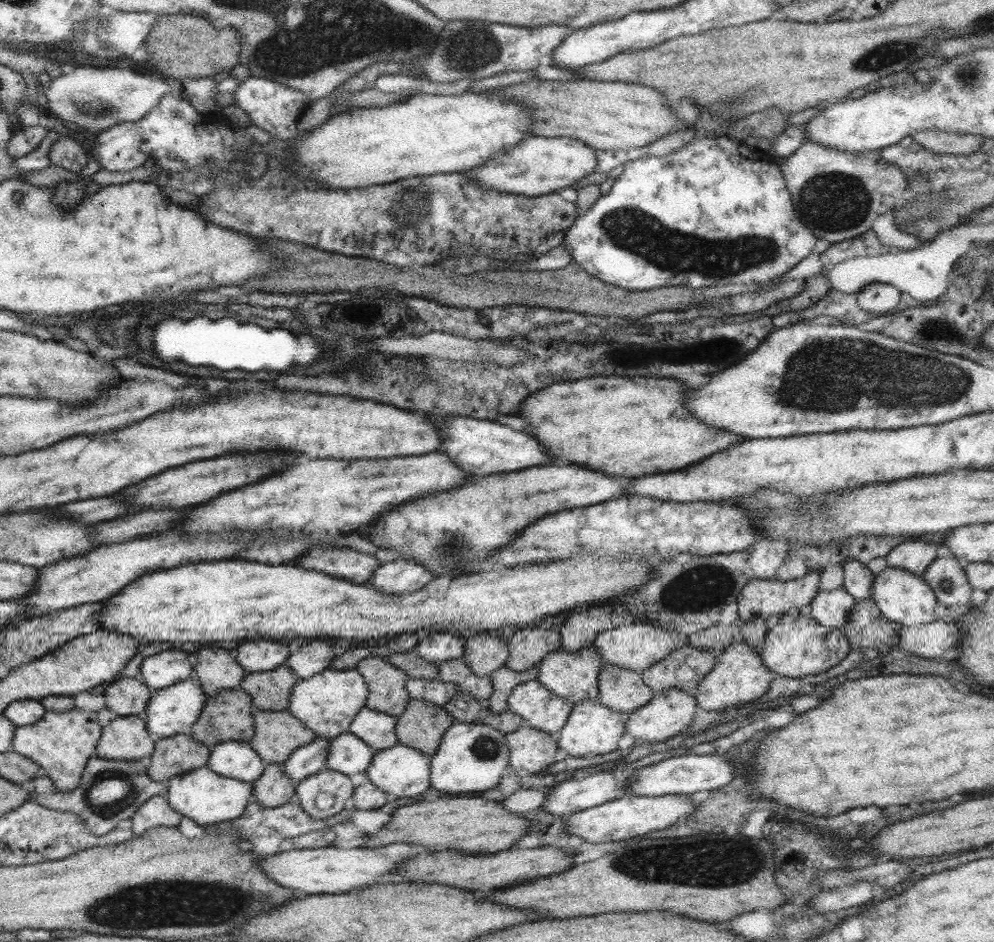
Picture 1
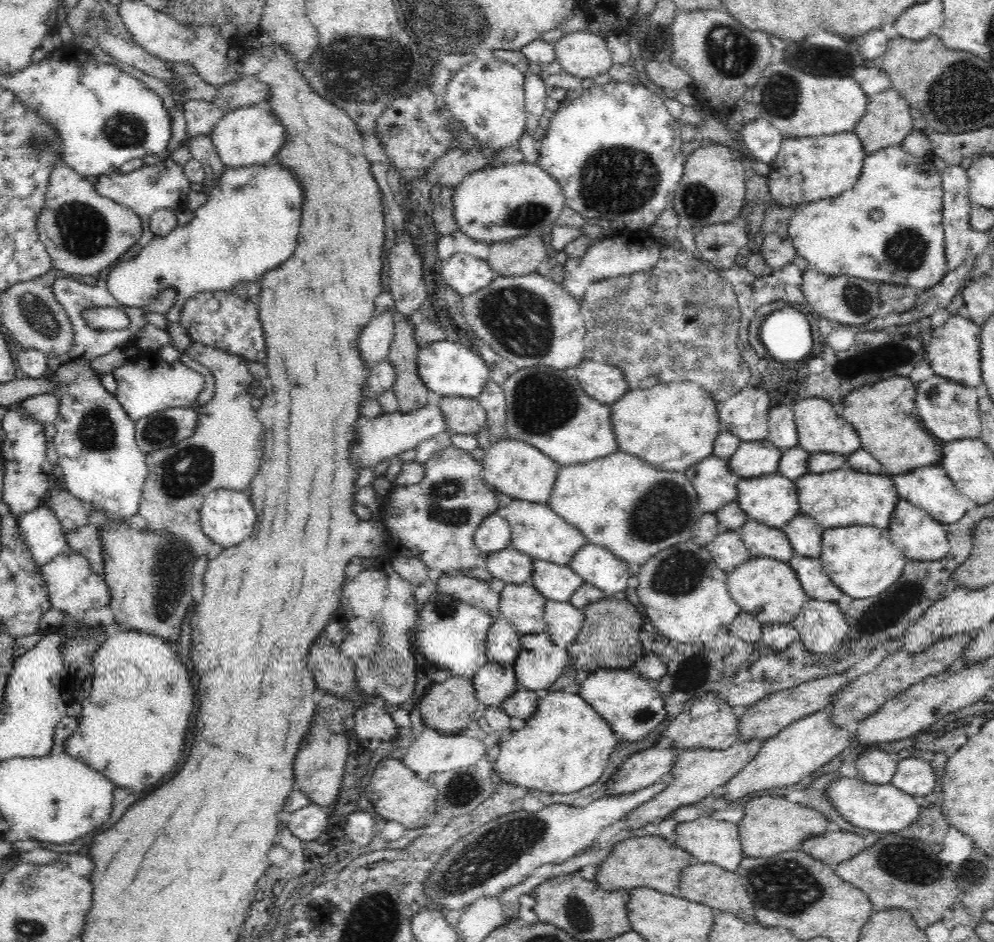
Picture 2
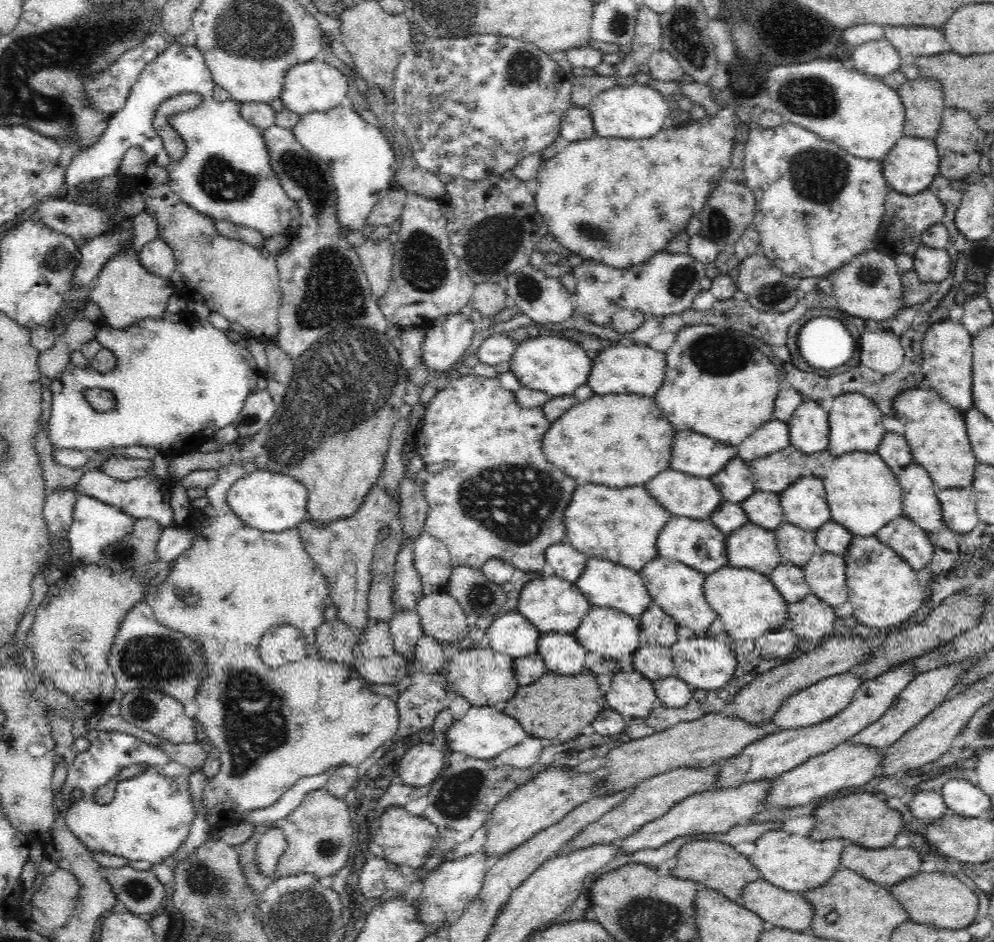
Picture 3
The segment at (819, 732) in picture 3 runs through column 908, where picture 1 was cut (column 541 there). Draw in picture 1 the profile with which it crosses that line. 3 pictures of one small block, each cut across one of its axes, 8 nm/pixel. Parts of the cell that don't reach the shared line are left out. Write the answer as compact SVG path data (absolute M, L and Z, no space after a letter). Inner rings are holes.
M584 647L575 653L564 650L546 653L546 656L538 663L541 685L554 693L557 697L563 698L566 702L575 705L577 702L594 700L599 695L599 669L603 665L599 650L594 647Z

